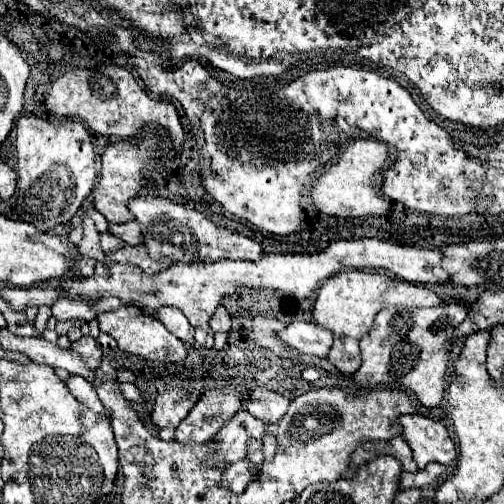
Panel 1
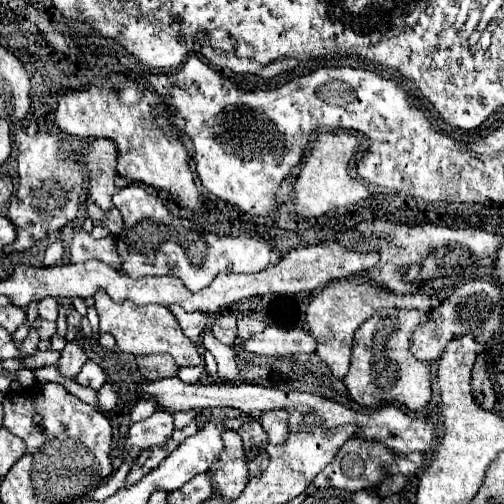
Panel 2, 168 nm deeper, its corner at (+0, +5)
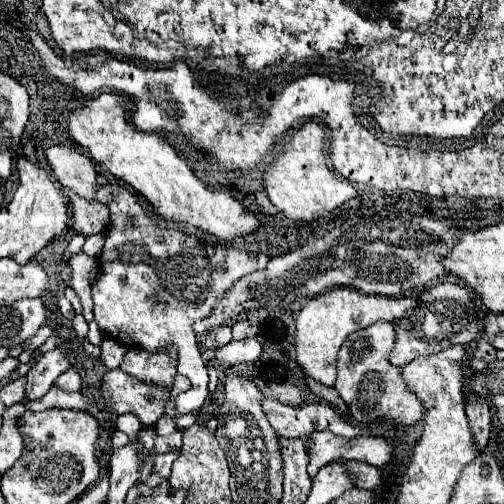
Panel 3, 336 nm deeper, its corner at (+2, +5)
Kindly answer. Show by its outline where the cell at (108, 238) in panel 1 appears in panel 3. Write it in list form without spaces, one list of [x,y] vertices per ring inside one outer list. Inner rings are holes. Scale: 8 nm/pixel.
[[[98,232],[98,234],[92,234],[92,236],[88,236],[86,238],[86,244],[84,244],[84,252],[86,254],[92,254],[92,256],[96,256],[96,254],[100,254],[102,252],[102,246],[104,246],[104,234],[102,232]]]

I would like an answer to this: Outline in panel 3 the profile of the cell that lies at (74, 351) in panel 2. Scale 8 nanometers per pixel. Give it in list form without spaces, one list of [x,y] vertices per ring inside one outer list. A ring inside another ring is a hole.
[[[62,348],[46,352],[38,360],[38,364],[32,366],[26,374],[26,378],[28,378],[26,396],[32,400],[42,398],[50,390],[50,386],[56,382],[56,378],[70,368],[72,368],[72,364],[68,360],[68,354]]]

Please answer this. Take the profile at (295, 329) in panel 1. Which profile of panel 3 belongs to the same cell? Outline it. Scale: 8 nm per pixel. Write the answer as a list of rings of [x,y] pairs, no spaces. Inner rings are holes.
[[[244,338],[244,340],[232,340],[226,346],[220,346],[212,358],[212,364],[218,370],[228,370],[240,362],[258,360],[258,356],[264,352],[264,344],[258,338]]]

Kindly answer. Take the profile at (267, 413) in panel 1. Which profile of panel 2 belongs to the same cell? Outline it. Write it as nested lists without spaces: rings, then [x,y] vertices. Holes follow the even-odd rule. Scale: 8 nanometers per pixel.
[[[264,412],[260,416],[264,430],[270,436],[270,444],[284,444],[288,438],[288,412]]]

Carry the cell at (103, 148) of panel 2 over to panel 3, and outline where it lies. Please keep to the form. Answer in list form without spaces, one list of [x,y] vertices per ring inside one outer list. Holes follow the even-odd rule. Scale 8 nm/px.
[[[50,146],[44,154],[54,176],[64,188],[84,196],[86,200],[96,200],[94,192],[98,190],[98,174],[88,156],[84,156],[78,148],[68,146]]]

